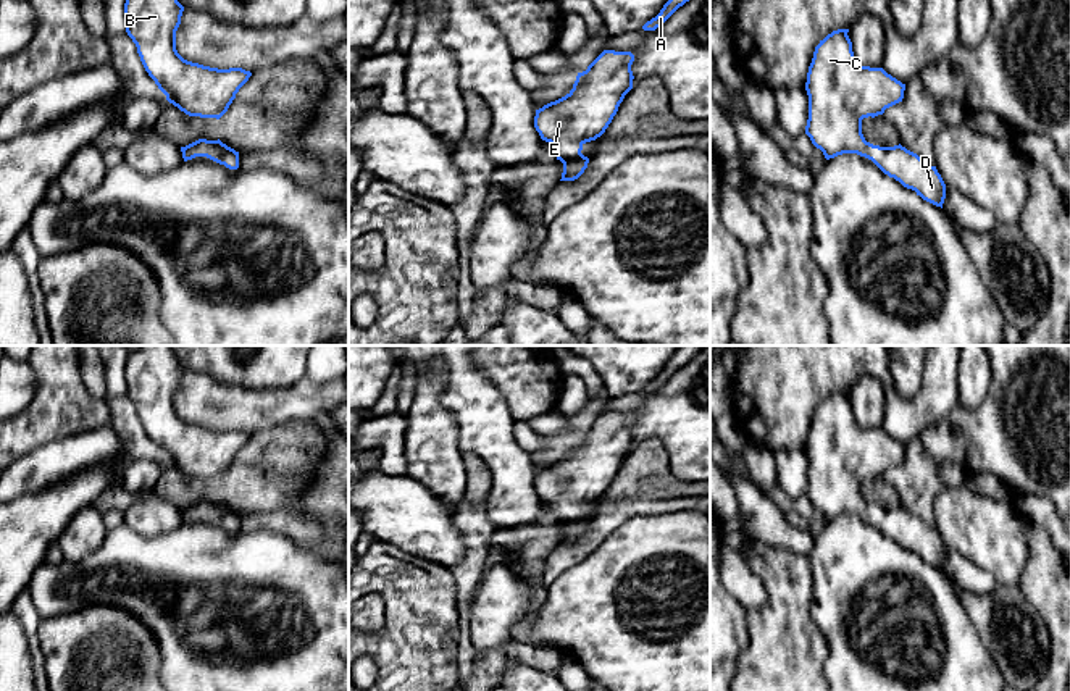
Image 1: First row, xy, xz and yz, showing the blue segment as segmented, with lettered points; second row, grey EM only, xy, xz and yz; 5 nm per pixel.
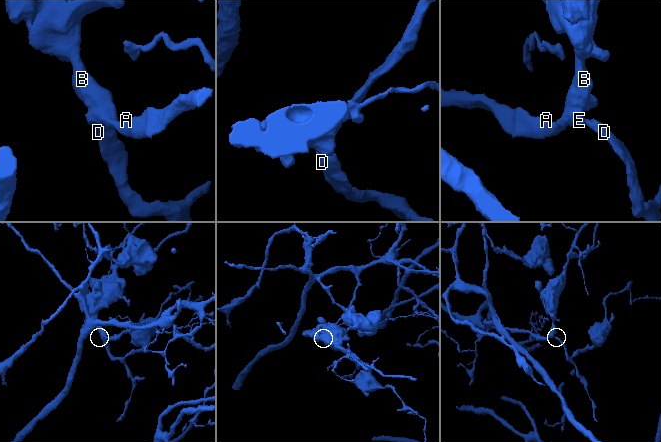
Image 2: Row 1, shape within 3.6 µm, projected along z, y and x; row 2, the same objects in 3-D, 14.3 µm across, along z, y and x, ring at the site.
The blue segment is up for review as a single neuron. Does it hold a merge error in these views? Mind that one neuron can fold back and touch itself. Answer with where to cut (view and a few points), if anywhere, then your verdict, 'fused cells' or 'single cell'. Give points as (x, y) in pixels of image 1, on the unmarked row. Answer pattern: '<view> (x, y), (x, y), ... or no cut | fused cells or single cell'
no cut | single cell

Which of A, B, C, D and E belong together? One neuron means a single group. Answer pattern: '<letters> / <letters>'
A B C D E

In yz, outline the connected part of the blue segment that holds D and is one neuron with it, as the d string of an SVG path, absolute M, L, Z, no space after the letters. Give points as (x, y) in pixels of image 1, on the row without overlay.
M849 391L833 392L815 408L805 444L805 496L826 521L842 515L865 518L884 536L943 570L946 546L936 528L901 505L880 509L865 502L862 481L883 476L886 470L902 463L905 446L883 429L862 428L854 418L847 394Z

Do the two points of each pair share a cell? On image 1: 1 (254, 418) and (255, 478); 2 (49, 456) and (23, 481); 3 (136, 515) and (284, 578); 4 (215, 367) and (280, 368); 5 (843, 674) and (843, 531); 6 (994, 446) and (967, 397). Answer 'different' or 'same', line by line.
1: different
2: same
3: different
4: same
5: same
6: different

